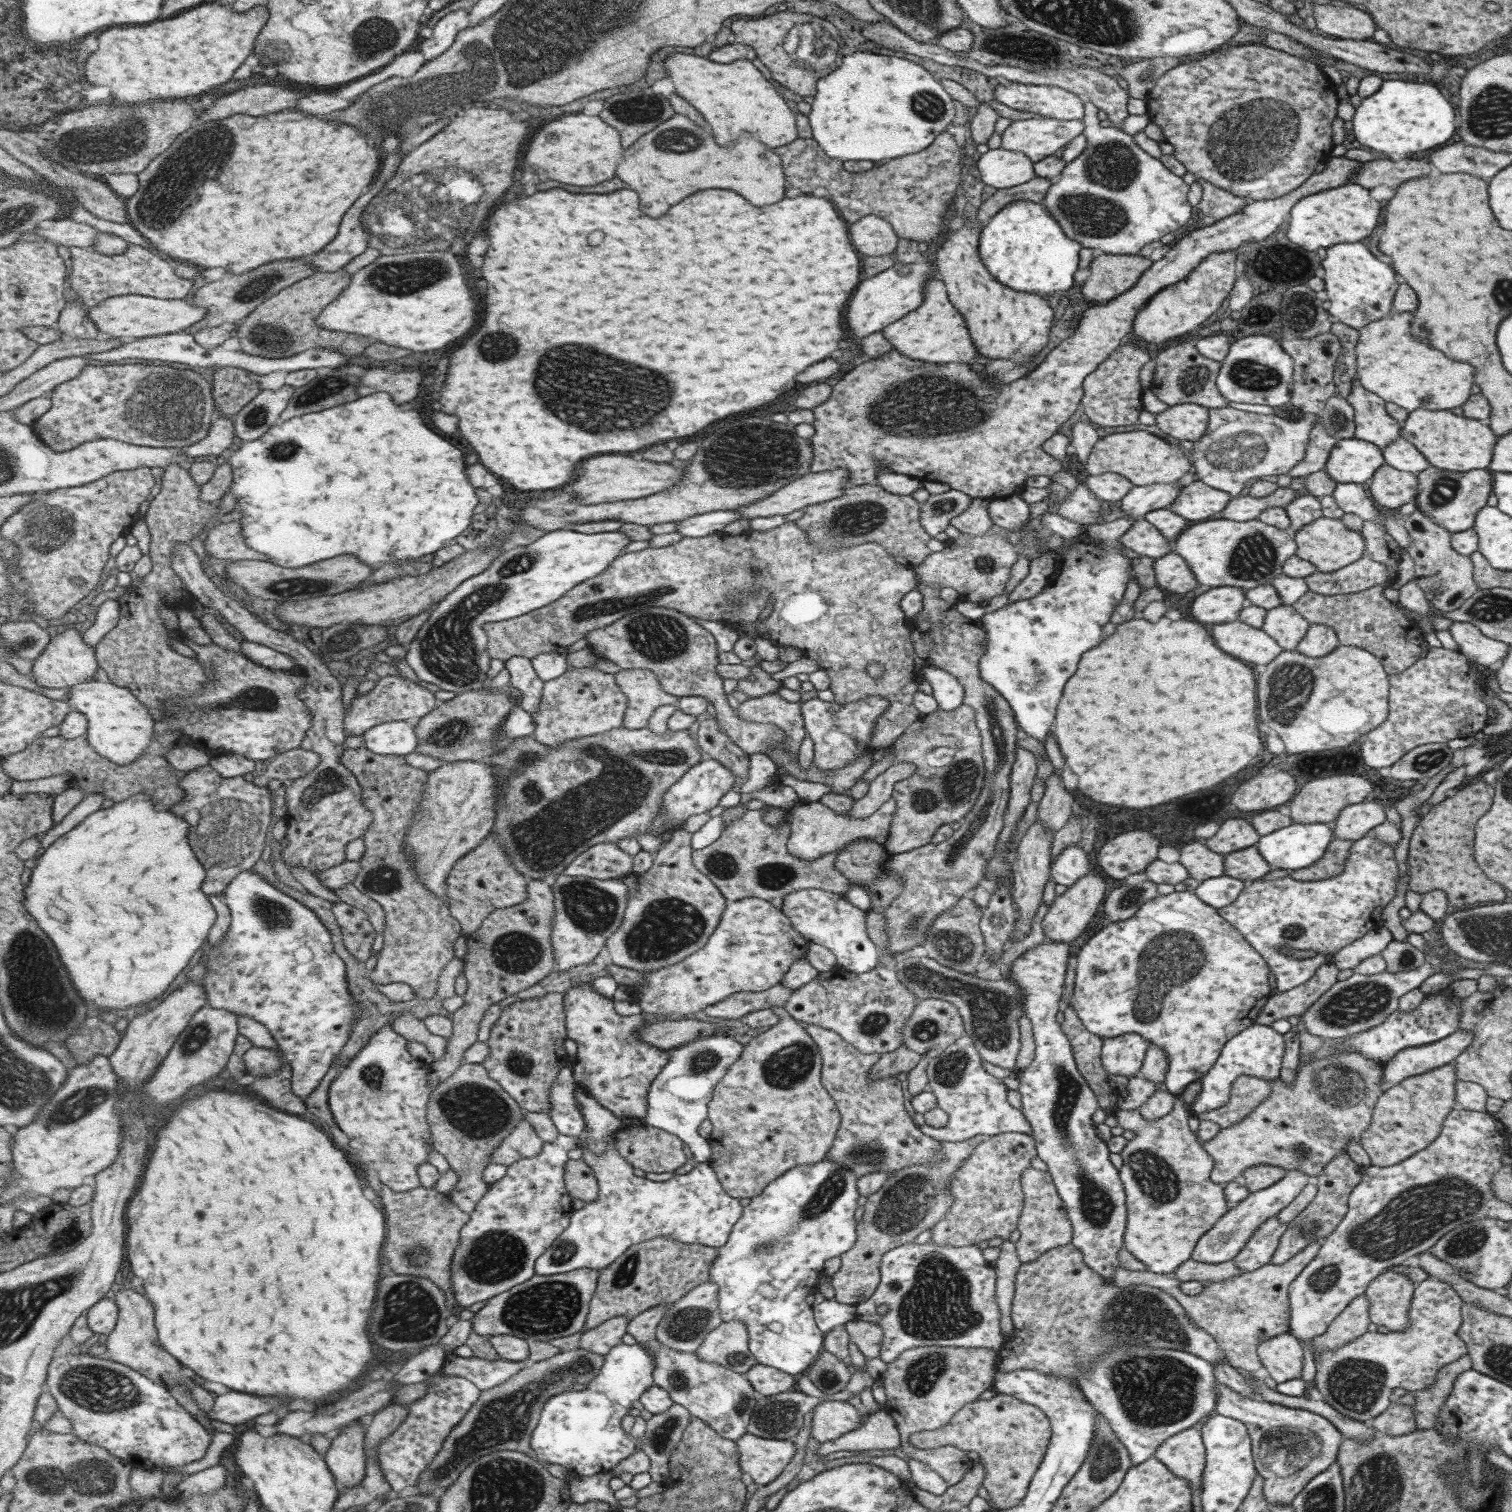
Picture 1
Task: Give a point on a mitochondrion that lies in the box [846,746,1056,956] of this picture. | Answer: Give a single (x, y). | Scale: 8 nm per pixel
(954, 789)

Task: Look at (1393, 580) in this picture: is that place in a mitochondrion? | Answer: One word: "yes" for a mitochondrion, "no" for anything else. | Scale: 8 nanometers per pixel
no

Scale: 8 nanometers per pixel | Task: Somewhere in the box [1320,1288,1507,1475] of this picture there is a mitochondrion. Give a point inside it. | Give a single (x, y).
(1355, 1385)

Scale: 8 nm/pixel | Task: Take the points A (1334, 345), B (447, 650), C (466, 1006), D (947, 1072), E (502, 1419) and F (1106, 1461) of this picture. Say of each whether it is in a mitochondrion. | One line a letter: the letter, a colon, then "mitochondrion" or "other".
A: other
B: mitochondrion
C: other
D: mitochondrion
E: mitochondrion
F: mitochondrion

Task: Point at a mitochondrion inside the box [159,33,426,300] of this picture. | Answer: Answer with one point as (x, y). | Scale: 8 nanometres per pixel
(278, 52)

